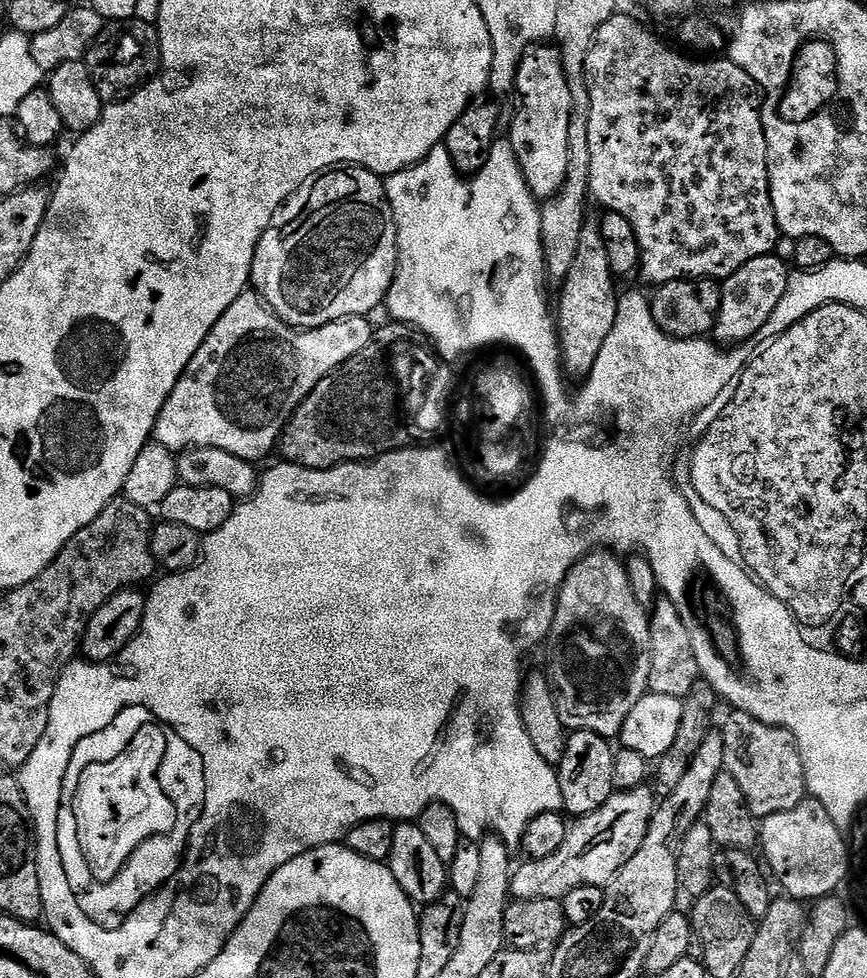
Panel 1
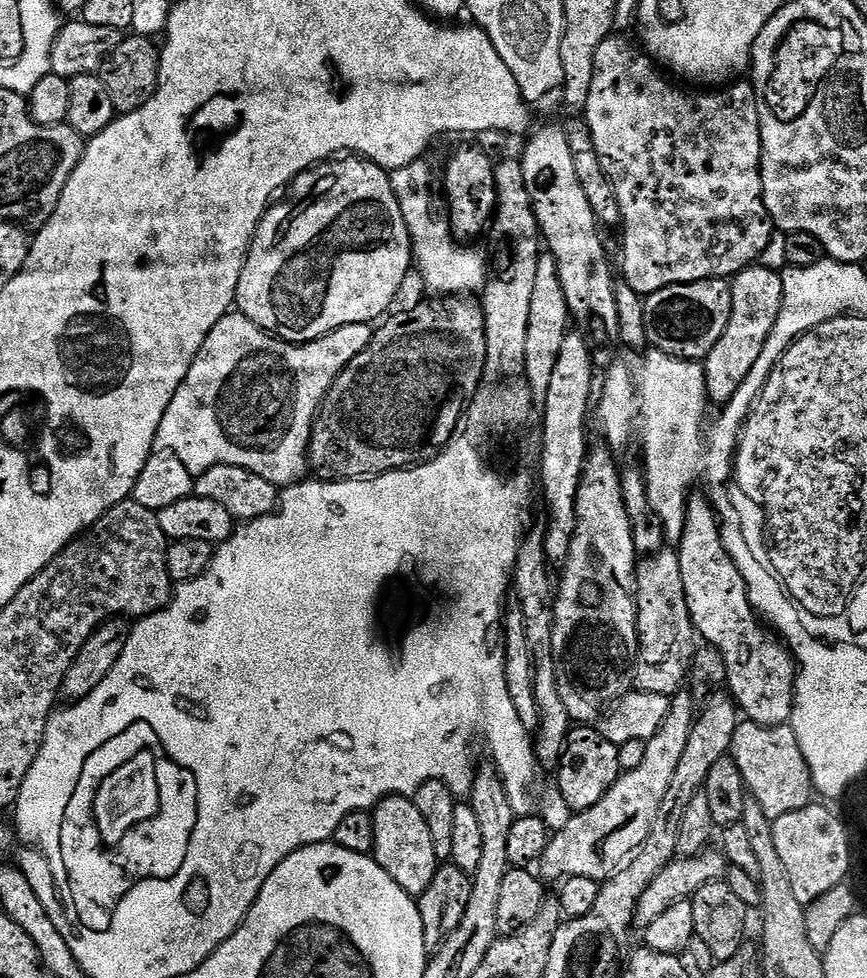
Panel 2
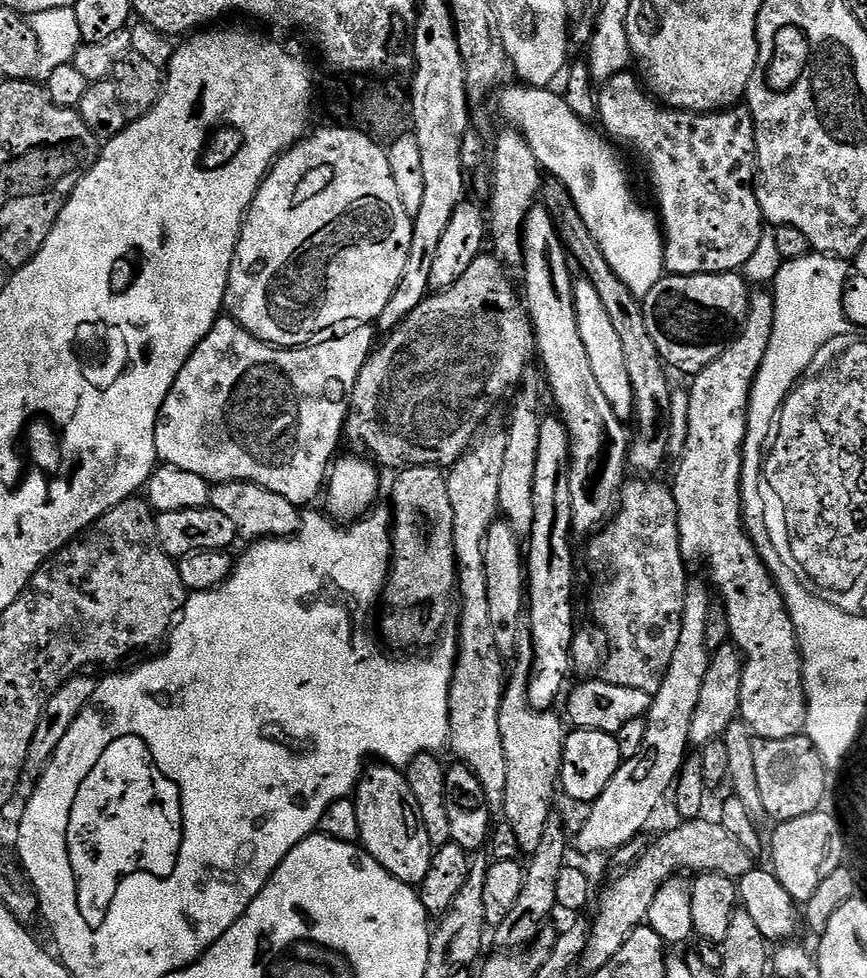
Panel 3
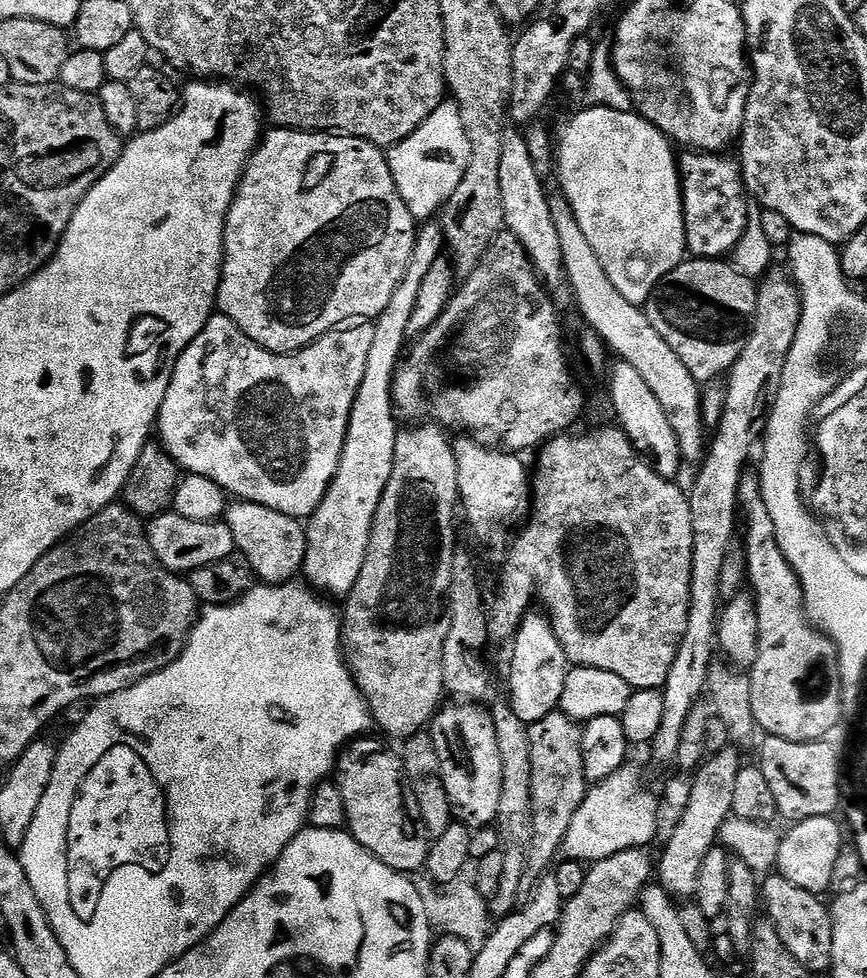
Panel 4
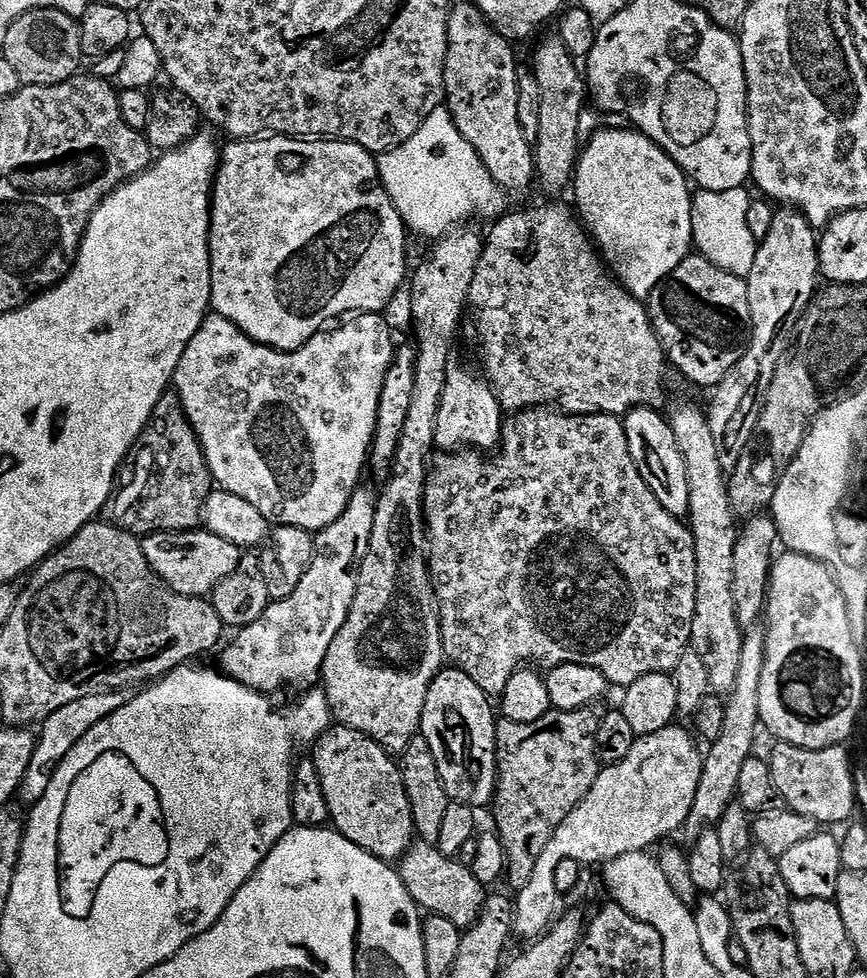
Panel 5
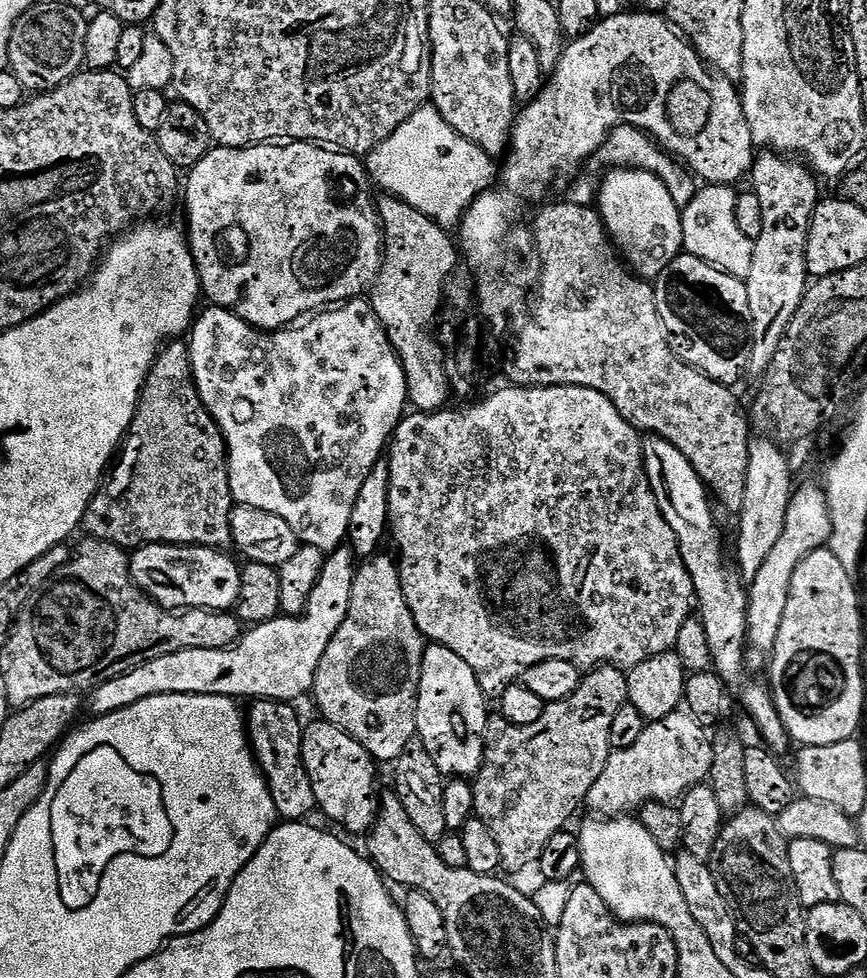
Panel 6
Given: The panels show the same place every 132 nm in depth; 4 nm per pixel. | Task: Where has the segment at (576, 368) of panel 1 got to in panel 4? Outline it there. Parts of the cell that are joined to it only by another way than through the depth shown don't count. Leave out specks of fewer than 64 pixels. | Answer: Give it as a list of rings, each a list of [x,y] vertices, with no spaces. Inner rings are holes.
[[[540,610],[529,611],[524,617],[510,647],[512,647],[512,665],[508,668],[510,703],[520,721],[531,726],[559,709],[562,686],[566,686],[570,661],[562,650],[562,642],[558,642],[558,634],[552,628],[552,621]]]

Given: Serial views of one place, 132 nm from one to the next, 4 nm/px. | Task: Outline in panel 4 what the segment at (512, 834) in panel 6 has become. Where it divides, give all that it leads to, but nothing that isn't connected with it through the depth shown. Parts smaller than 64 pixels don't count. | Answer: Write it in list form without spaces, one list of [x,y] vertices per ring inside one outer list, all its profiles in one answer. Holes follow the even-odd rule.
[[[557,710],[542,718],[537,724],[531,725],[528,729],[528,737],[532,743],[530,766],[532,767],[534,838],[532,857],[528,860],[528,869],[522,878],[522,886],[525,890],[532,890],[541,877],[553,867],[557,859],[555,856],[561,855],[566,830],[570,830],[570,822],[574,822],[574,814],[578,814],[578,806],[582,806],[590,781],[586,778],[582,762],[584,729],[577,721]]]

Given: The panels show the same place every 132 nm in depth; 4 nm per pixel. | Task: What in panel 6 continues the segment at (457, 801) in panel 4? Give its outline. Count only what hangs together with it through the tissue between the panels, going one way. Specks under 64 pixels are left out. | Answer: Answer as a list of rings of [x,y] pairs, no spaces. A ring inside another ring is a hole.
[[[429,643],[424,649],[422,670],[420,671],[420,693],[416,699],[416,734],[430,750],[430,758],[434,758],[434,766],[446,778],[472,778],[484,764],[484,731],[490,719],[489,701],[482,686],[478,686],[476,672],[454,654],[454,650],[446,650],[446,646]]]

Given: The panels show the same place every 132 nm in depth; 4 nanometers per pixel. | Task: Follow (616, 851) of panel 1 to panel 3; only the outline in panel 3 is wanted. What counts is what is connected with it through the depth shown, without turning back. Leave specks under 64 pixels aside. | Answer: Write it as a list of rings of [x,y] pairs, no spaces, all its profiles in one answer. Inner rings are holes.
[[[693,579],[686,590],[684,609],[682,610],[682,630],[678,634],[678,646],[674,646],[674,658],[670,658],[670,666],[666,670],[662,686],[652,696],[652,704],[648,707],[648,715],[646,717],[648,729],[646,730],[646,738],[642,742],[642,750],[638,754],[634,754],[634,758],[624,760],[623,763],[621,763],[618,774],[614,774],[614,778],[610,778],[610,786],[606,786],[606,790],[602,790],[602,794],[587,809],[588,817],[585,818],[584,825],[580,828],[580,833],[578,833],[577,836],[574,836],[575,851],[577,848],[580,852],[608,852],[608,854],[612,854],[615,853],[617,848],[625,848],[627,844],[632,840],[637,839],[637,837],[643,833],[640,831],[651,822],[652,815],[656,812],[656,807],[658,807],[664,800],[664,795],[666,795],[667,792],[669,795],[669,793],[673,791],[676,777],[680,774],[680,767],[683,766],[684,761],[690,752],[690,745],[688,743],[688,739],[690,738],[690,722],[694,722],[694,710],[698,706],[698,694],[702,694],[702,680],[706,678],[706,670],[708,669],[708,662],[710,659],[710,649],[706,642],[706,622],[708,621],[708,615],[710,614],[710,610],[714,603],[714,596],[710,591],[709,585],[705,583],[705,581],[704,584],[700,580]]]

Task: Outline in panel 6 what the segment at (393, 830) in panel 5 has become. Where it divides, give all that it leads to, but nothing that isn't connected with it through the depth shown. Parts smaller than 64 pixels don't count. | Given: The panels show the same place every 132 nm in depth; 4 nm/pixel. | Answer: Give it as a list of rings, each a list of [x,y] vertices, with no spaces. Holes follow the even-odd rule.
[[[316,718],[313,724],[304,724],[302,762],[312,783],[317,809],[321,813],[324,811],[325,818],[333,820],[338,827],[345,828],[348,832],[371,832],[378,807],[378,764],[372,755],[361,744],[354,742],[350,734],[346,734],[329,720]]]

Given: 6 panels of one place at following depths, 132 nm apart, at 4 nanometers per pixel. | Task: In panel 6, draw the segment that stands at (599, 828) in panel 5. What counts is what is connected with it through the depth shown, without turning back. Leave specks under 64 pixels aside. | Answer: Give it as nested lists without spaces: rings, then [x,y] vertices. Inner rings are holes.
[[[687,711],[671,712],[666,718],[651,721],[642,730],[638,742],[634,746],[617,748],[609,756],[602,774],[598,774],[598,782],[590,786],[587,807],[592,807],[597,817],[620,818],[625,814],[635,813],[643,804],[656,800],[659,804],[679,801],[684,793],[689,792],[694,785],[705,783],[712,765],[712,736],[709,729],[703,728]]]

